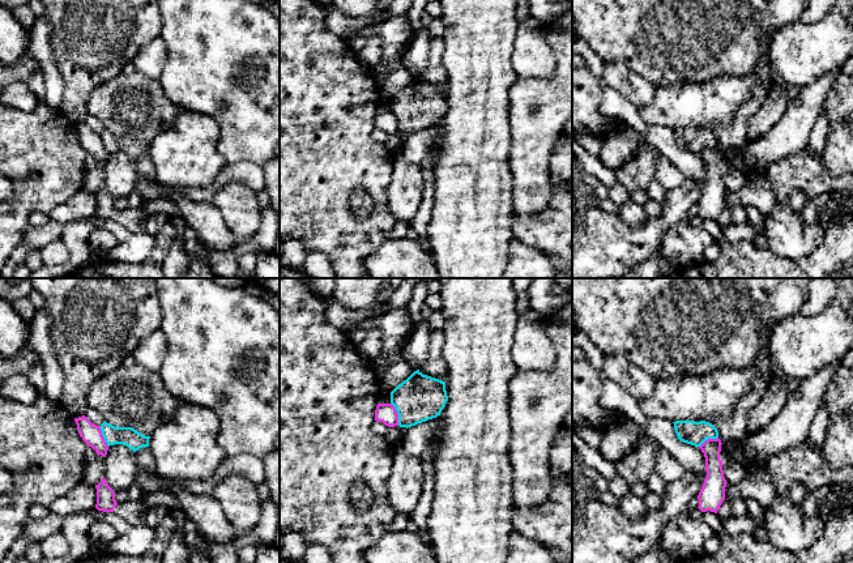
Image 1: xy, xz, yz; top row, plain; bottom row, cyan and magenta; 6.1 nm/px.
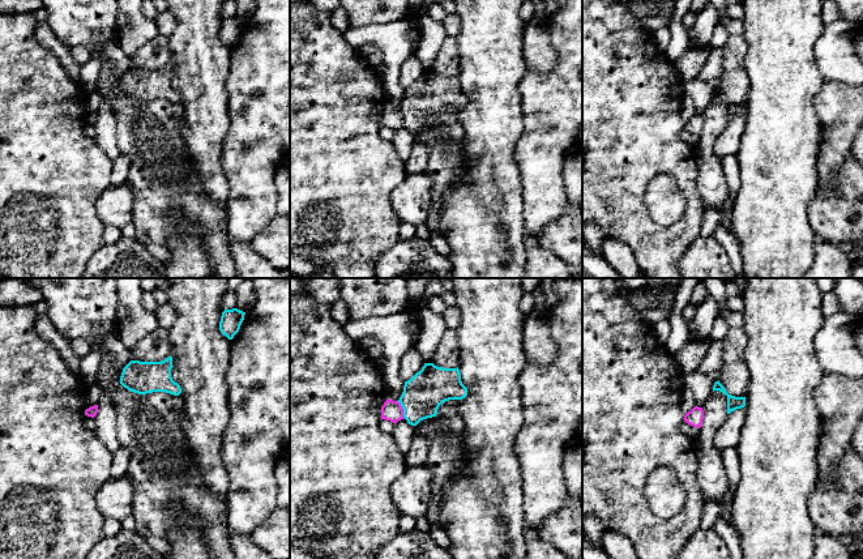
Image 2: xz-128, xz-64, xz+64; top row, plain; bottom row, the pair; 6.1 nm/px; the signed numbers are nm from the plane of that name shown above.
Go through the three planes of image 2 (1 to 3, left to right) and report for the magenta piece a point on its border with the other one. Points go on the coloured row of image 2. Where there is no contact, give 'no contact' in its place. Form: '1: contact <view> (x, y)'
1: no contact
2: contact xz-64 (402, 408)
3: no contact

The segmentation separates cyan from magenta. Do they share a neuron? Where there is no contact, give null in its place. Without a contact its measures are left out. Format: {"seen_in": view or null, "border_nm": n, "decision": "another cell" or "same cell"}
{"seen_in": "xz", "border_nm": 150, "decision": "another cell"}

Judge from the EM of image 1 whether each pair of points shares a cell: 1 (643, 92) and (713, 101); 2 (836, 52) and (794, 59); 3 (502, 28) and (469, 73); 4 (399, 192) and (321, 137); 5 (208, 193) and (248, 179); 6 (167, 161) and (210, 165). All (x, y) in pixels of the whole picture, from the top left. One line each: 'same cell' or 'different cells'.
1: different cells
2: same cell
3: same cell
4: different cells
5: same cell
6: same cell

